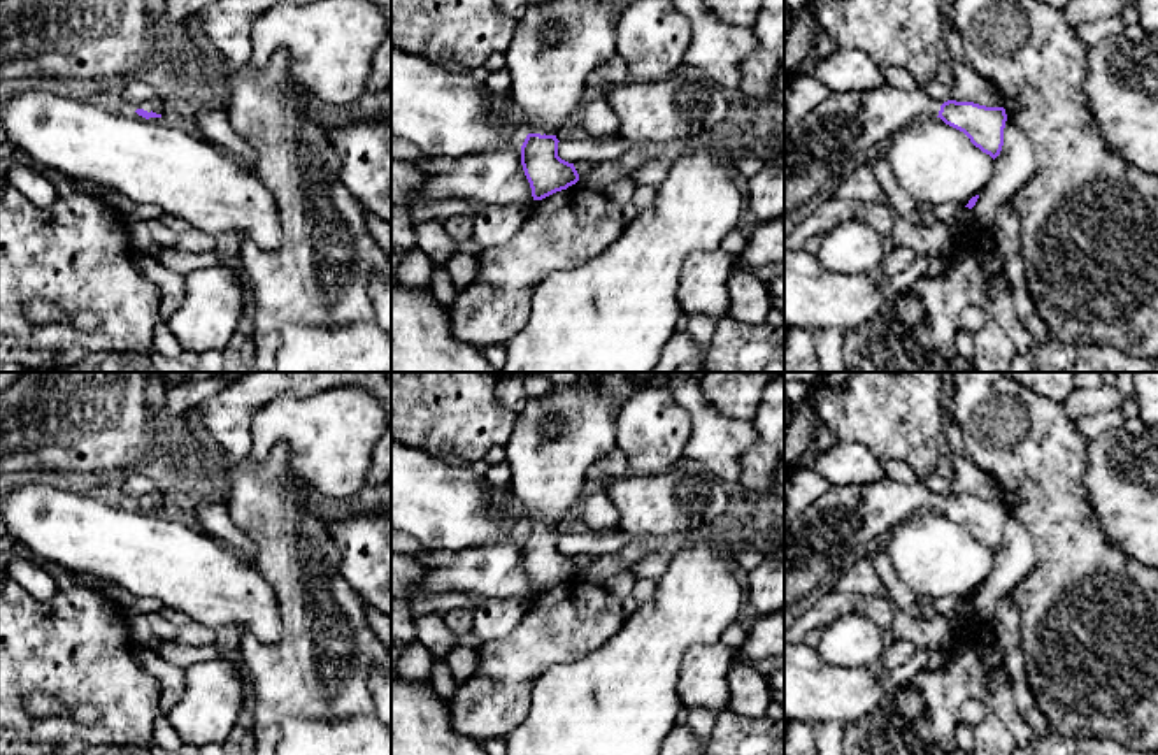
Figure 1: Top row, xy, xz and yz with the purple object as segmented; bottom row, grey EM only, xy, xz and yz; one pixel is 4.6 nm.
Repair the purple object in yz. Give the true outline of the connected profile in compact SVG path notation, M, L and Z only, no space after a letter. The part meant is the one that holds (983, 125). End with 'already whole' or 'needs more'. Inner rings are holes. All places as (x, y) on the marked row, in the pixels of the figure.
M925 84L832 93L784 139L784 214L851 174L879 144L921 118L940 118L993 160L1004 146L1004 107L930 98Z; needs more

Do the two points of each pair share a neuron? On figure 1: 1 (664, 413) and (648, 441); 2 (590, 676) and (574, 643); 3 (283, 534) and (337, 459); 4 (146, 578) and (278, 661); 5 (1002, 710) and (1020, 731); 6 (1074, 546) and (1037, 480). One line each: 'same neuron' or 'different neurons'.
1: same neuron
2: different neurons
3: different neurons
4: different neurons
5: same neuron
6: same neuron

